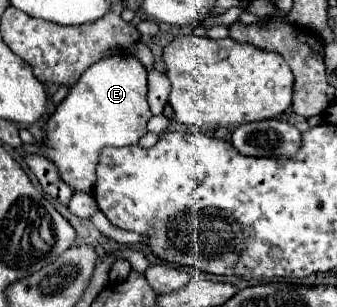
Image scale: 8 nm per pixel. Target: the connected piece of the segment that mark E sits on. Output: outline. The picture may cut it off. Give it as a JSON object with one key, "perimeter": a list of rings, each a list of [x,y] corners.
{"perimeter":[[[111,56],[93,64],[77,84],[69,90],[67,98],[57,106],[53,116],[43,124],[45,130],[45,158],[55,164],[59,180],[67,184],[73,192],[91,192],[95,184],[95,166],[99,160],[99,152],[105,146],[131,146],[137,144],[139,138],[147,134],[147,120],[151,118],[151,110],[147,106],[147,70],[135,56]]]}

